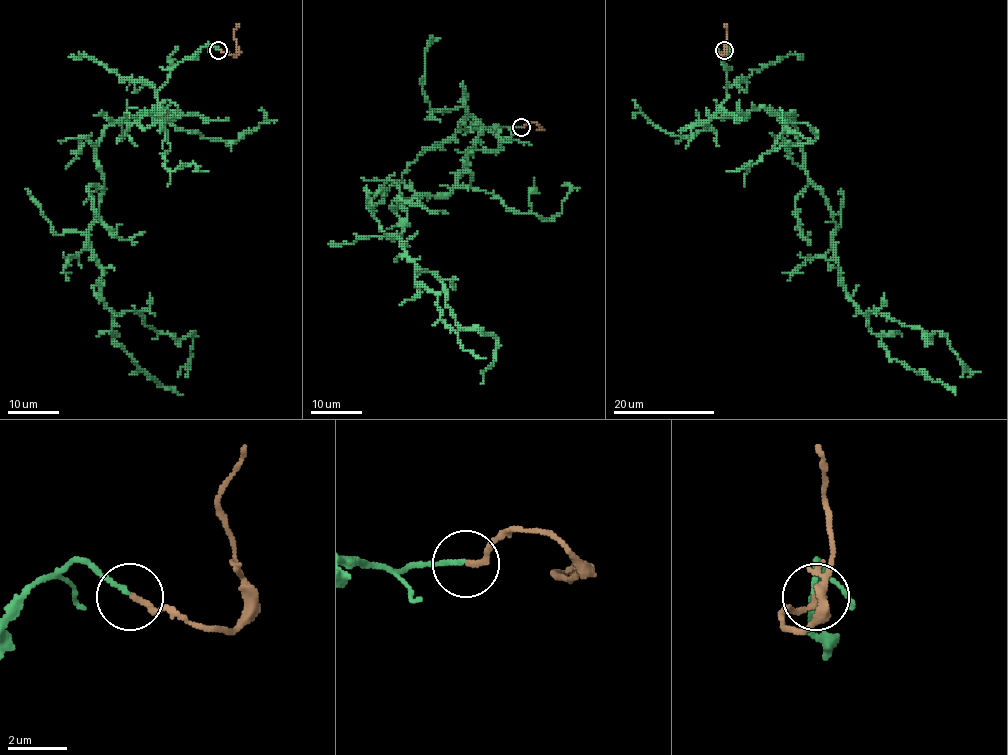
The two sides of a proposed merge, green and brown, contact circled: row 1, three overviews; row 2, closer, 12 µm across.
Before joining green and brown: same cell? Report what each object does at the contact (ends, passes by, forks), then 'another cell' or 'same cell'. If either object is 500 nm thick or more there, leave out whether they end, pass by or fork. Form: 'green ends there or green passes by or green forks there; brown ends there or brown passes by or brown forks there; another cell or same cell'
green ends there; brown ends there; same cell

